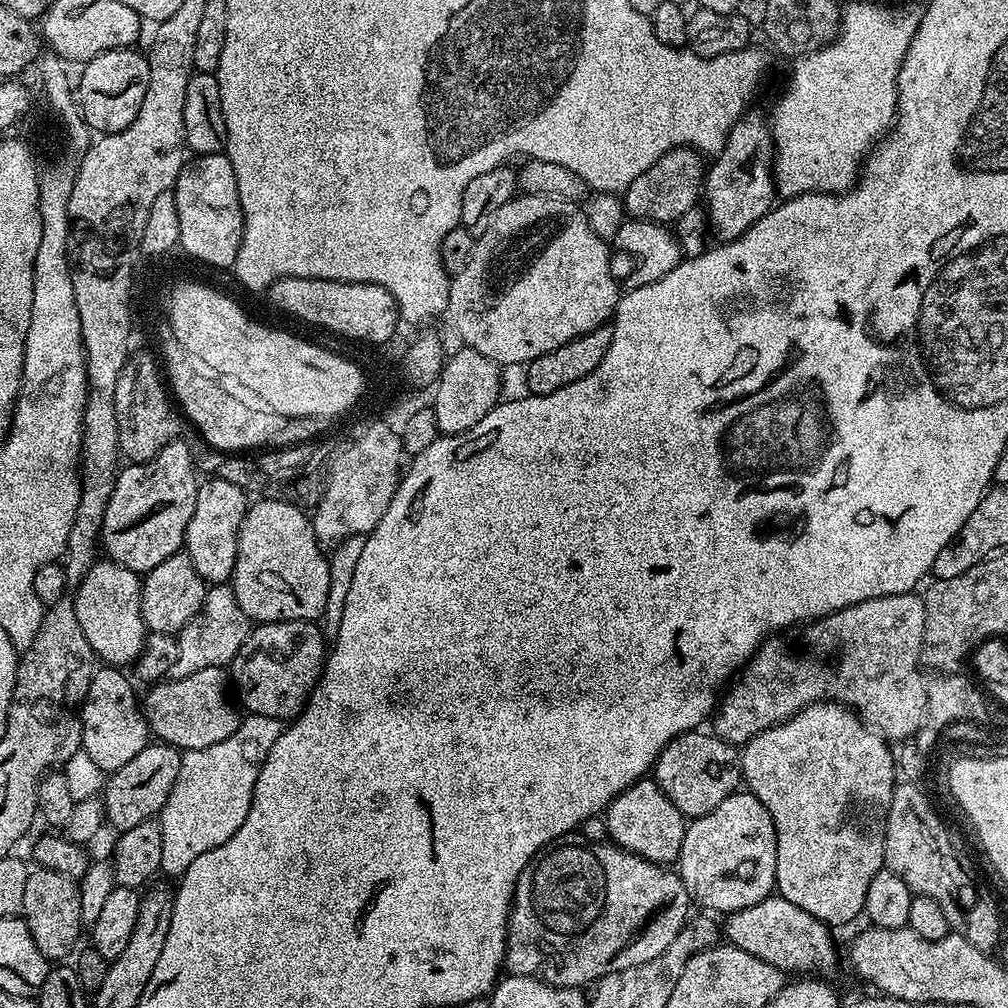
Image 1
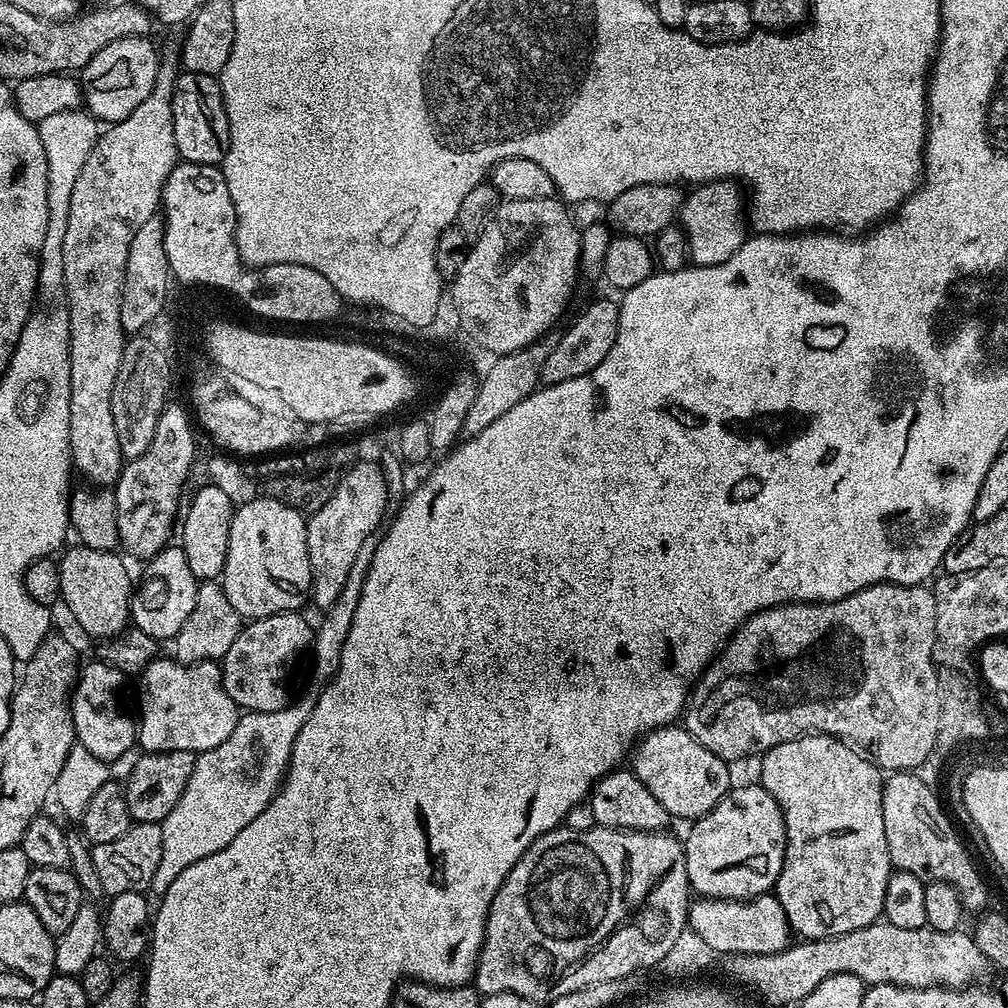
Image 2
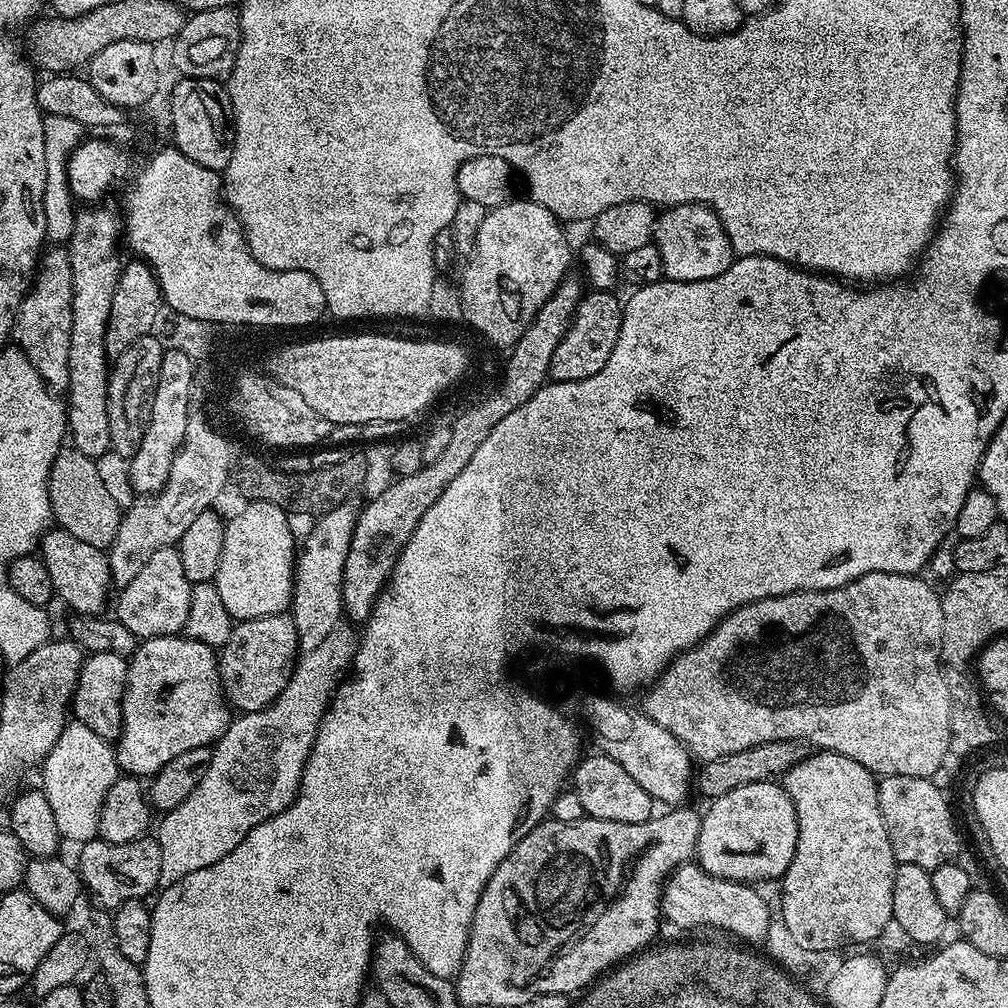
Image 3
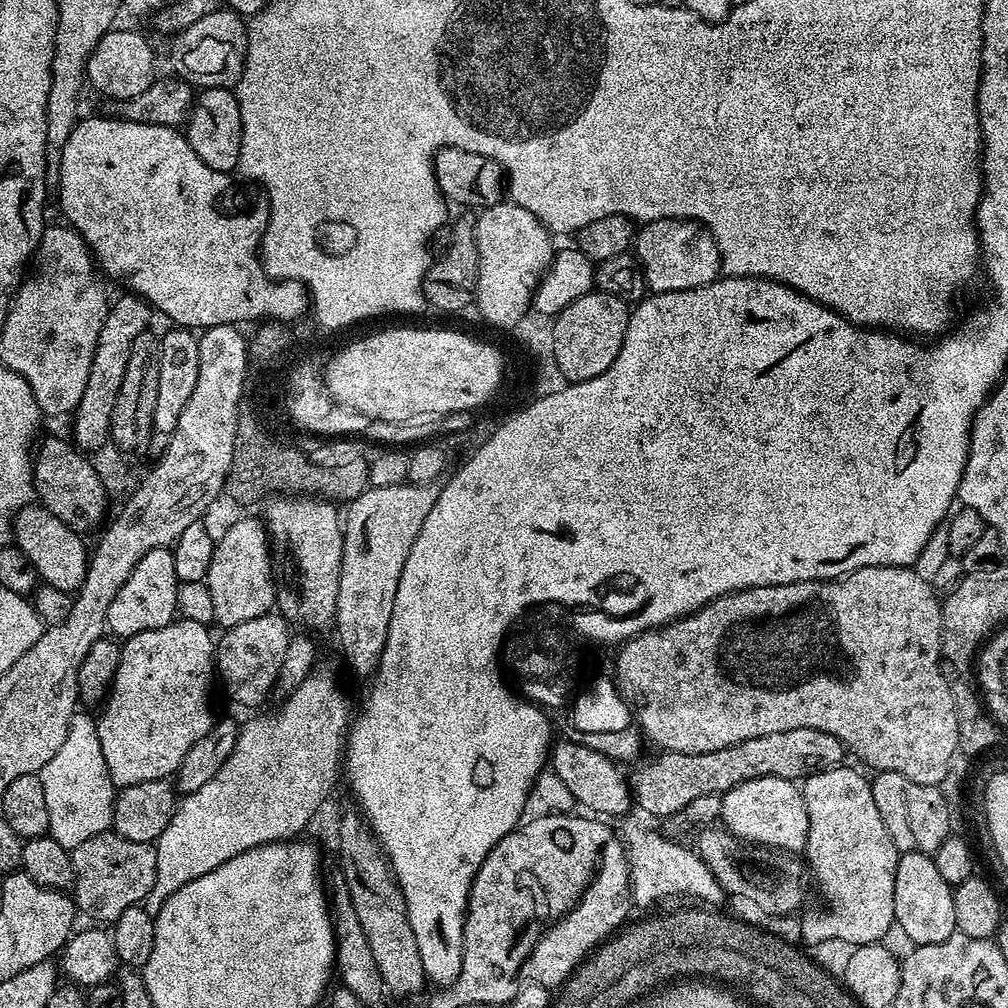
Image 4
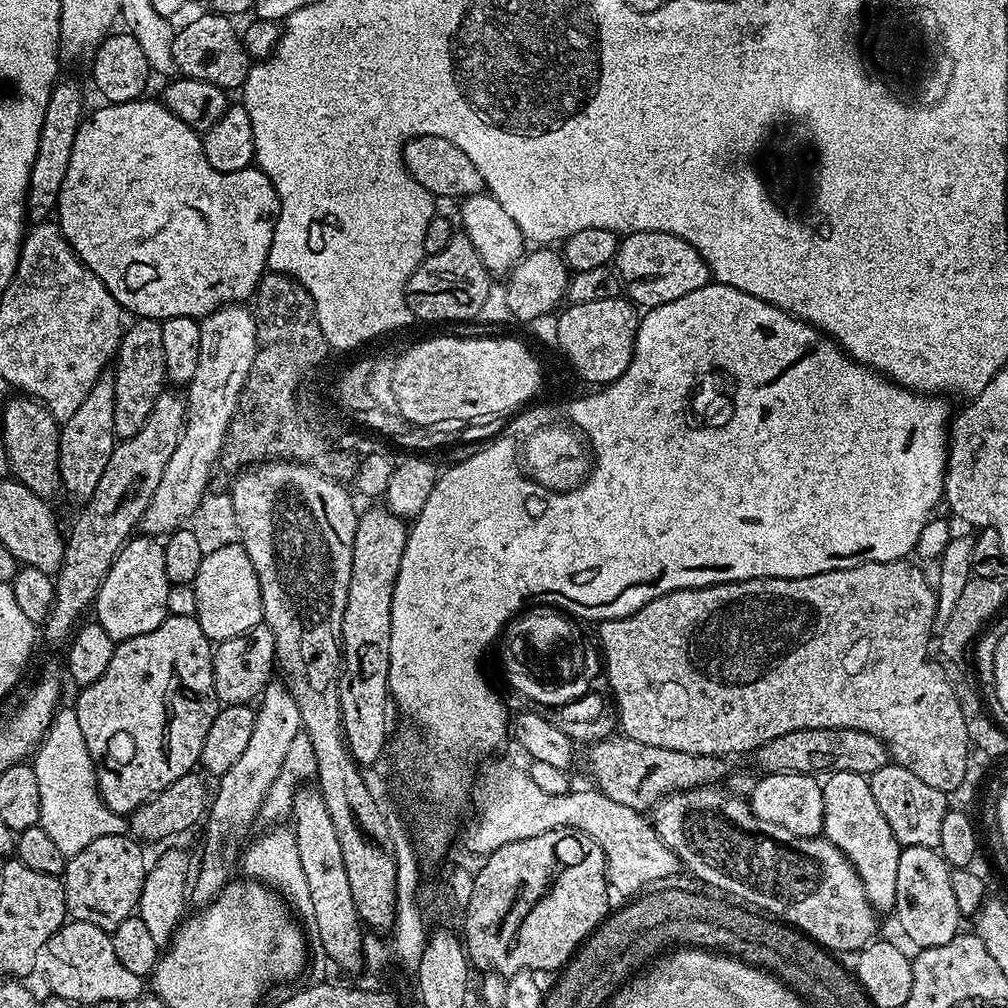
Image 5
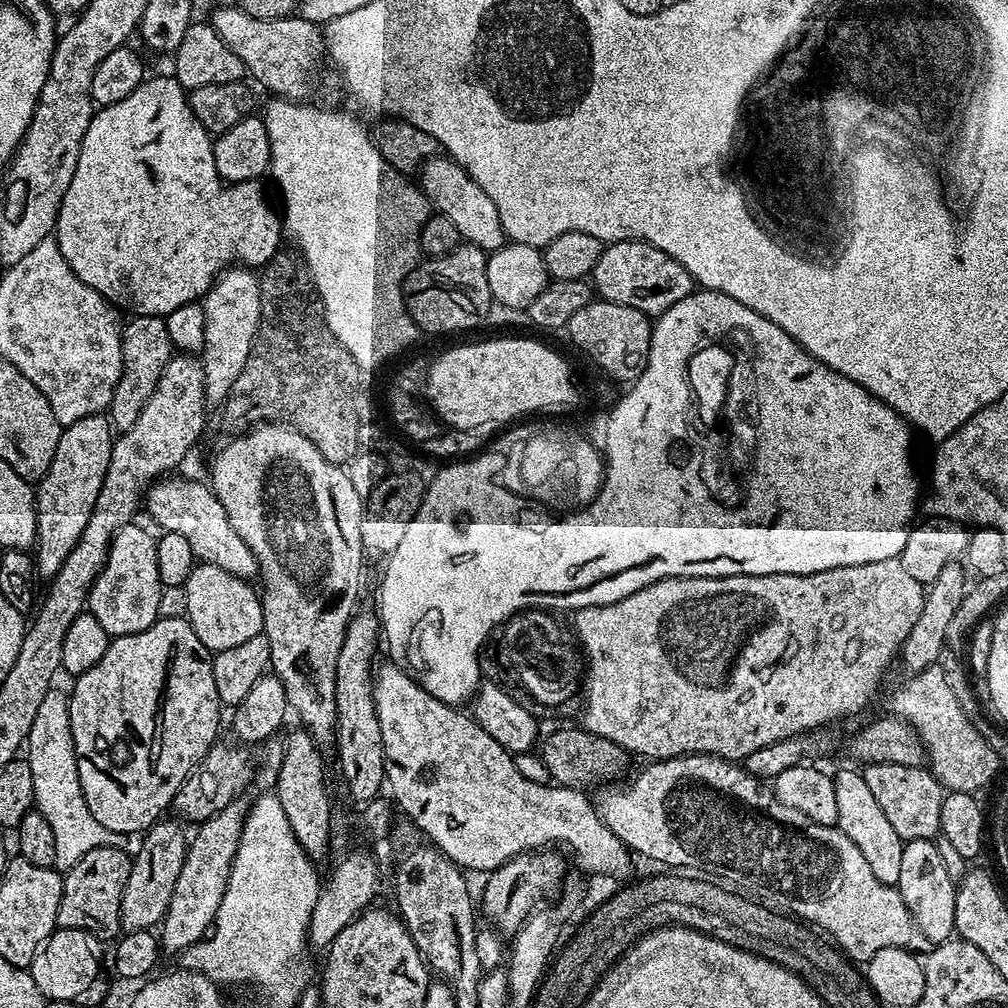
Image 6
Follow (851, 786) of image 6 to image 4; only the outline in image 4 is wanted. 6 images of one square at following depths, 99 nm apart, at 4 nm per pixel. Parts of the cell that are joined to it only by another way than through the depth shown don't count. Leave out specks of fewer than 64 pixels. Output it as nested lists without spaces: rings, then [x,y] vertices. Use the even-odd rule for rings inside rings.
[[[841,766],[819,772],[809,776],[802,784],[808,815],[808,837],[803,855],[806,857],[806,868],[811,879],[820,883],[820,892],[828,903],[828,912],[803,913],[805,916],[800,924],[800,936],[805,940],[805,945],[828,944],[831,940],[848,944],[847,946],[878,944],[885,939],[884,935],[894,928],[894,874],[901,853],[896,851],[894,842],[882,822],[882,814],[878,814],[878,806],[874,806],[869,777],[864,777],[863,771],[855,772],[848,767]]]

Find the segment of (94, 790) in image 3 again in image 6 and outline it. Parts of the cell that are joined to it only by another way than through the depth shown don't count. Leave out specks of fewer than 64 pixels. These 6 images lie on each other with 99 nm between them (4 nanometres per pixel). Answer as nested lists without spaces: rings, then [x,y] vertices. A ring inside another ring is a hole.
[[[49,742],[46,746],[46,778],[37,780],[34,786],[34,805],[50,822],[50,830],[54,830],[55,867],[60,870],[72,868],[84,857],[90,854],[97,839],[98,825],[94,814],[90,814],[90,806],[86,806],[86,798],[82,794],[82,786],[78,778],[78,762],[74,744],[66,742]]]

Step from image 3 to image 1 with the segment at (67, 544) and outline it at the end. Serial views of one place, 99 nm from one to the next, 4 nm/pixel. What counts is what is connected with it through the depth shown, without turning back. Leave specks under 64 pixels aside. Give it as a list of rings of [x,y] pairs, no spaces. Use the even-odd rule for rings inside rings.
[[[100,558],[90,566],[82,582],[75,585],[72,605],[82,625],[82,634],[86,634],[86,642],[90,642],[93,653],[99,659],[101,656],[105,665],[135,665],[142,650],[146,629],[142,618],[141,583],[141,577],[134,570],[113,560]]]

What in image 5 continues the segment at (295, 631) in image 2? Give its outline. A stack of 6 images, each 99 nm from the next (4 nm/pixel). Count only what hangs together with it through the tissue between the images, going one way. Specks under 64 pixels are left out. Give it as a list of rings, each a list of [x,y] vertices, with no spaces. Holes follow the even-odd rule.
[[[263,622],[246,630],[246,634],[238,634],[234,638],[219,641],[212,654],[214,690],[217,701],[224,706],[229,704],[251,705],[259,701],[264,694],[265,686],[273,680],[277,668],[276,635]]]

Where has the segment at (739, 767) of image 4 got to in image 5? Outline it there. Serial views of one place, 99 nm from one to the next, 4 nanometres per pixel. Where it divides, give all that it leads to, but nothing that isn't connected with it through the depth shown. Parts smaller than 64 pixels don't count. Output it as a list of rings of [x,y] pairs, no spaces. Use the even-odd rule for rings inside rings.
[[[811,728],[810,730],[790,730],[790,734],[782,734],[779,738],[770,738],[770,742],[761,744],[754,752],[756,764],[764,774],[789,772],[790,774],[806,774],[816,776],[833,772],[849,772],[869,777],[874,770],[882,770],[890,762],[888,745],[874,734],[866,734],[862,730],[846,730],[845,728]],[[613,734],[604,740],[587,745],[584,760],[592,775],[595,787],[606,798],[614,798],[630,810],[647,813],[672,792],[684,792],[688,788],[702,788],[723,781],[730,771],[729,761],[722,756],[682,754],[682,750],[662,750],[662,746],[646,746],[646,742],[634,742],[634,738]]]

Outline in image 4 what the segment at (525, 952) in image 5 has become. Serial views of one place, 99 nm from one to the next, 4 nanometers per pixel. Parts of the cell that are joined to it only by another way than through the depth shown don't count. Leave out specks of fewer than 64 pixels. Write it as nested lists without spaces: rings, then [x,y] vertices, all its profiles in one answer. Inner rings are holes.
[[[625,843],[608,844],[608,852],[604,852],[604,864],[594,864],[592,892],[584,896],[580,912],[572,912],[572,916],[568,916],[568,920],[564,920],[564,924],[560,924],[560,928],[556,928],[556,932],[552,932],[552,936],[540,944],[540,948],[536,948],[536,956],[528,960],[528,968],[524,968],[528,984],[547,988],[563,985],[581,961],[627,921],[626,916],[631,908],[631,865]]]

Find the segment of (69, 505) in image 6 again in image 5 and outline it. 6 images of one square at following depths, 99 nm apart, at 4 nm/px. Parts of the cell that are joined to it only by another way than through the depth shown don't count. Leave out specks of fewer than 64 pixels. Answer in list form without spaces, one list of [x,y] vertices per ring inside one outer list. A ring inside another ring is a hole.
[[[105,370],[94,382],[90,394],[86,394],[86,402],[78,406],[77,412],[70,419],[60,424],[60,486],[69,492],[77,502],[83,502],[94,494],[94,486],[102,478],[102,470],[106,470],[106,462],[110,462],[110,454],[114,454],[118,437],[114,430],[114,375]]]

